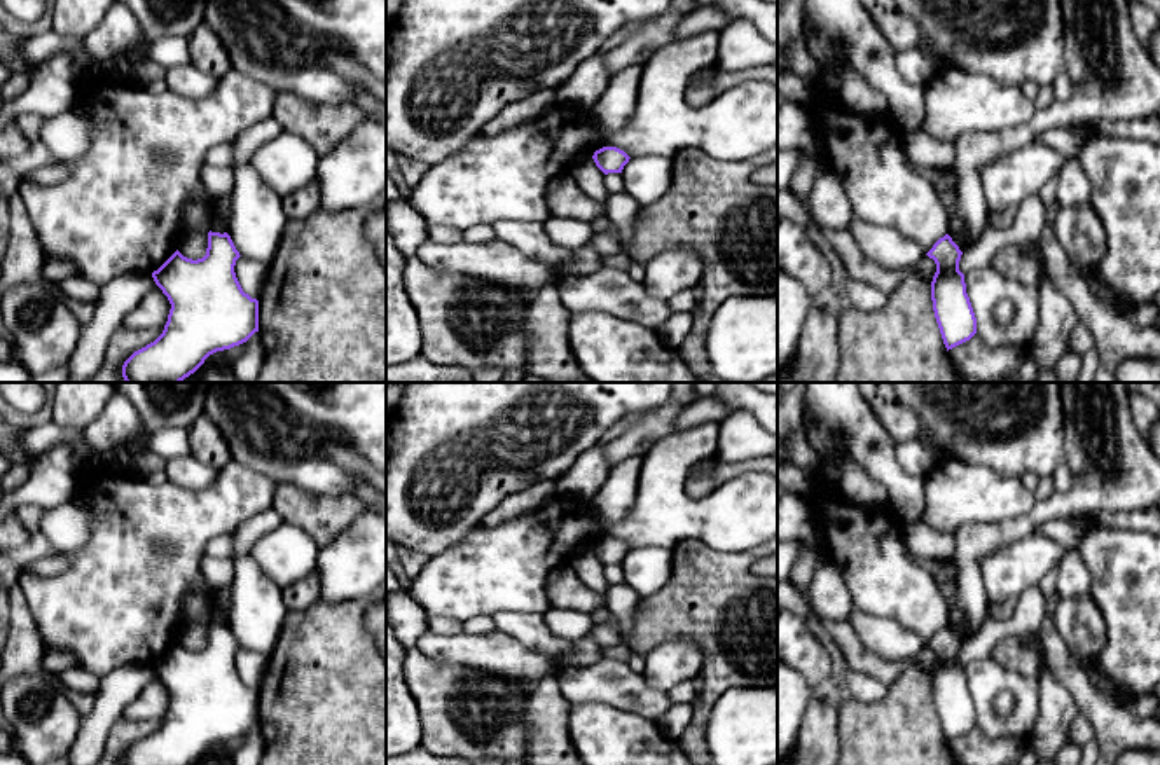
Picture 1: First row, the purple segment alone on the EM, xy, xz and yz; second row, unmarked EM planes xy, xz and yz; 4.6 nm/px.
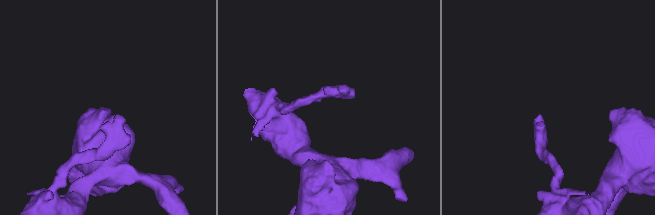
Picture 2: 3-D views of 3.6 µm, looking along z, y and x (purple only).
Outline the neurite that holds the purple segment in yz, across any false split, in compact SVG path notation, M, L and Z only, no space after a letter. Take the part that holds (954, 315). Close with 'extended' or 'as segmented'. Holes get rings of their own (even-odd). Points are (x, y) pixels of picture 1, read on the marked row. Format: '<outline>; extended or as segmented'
M945 234L926 255L936 264L931 281L931 300L943 344L949 351L977 334L977 318L966 293L964 274L959 271L963 252Z; as segmented

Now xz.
M603 147L592 155L596 166L604 173L622 173L624 166L629 162L629 155L617 147Z; as segmented

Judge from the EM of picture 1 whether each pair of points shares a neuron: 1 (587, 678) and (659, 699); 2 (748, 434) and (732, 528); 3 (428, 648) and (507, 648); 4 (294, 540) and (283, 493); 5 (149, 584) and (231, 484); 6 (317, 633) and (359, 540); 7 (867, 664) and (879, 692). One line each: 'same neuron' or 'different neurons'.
1: same neuron
2: different neurons
3: same neuron
4: different neurons
5: same neuron
6: different neurons
7: different neurons

